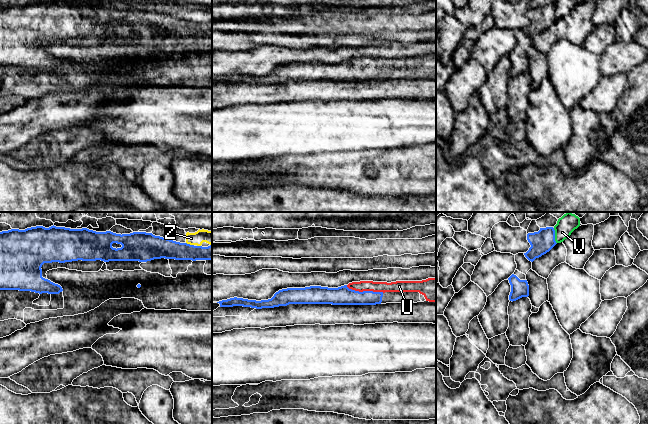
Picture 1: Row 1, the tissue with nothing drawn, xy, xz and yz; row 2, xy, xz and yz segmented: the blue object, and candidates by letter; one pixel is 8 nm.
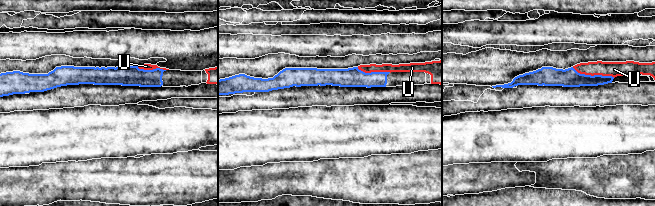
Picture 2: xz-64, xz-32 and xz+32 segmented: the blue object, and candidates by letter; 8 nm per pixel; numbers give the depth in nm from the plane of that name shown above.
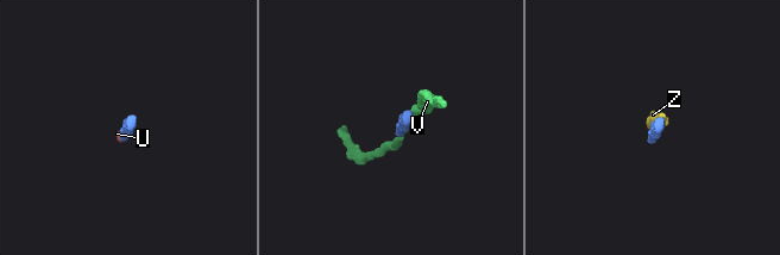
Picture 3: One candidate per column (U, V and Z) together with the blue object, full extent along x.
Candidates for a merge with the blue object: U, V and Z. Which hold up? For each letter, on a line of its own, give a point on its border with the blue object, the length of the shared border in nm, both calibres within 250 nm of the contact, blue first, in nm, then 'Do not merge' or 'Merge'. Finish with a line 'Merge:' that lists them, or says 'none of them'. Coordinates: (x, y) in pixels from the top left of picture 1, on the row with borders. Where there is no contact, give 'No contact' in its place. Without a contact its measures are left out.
U: Touches blue at xz (365, 291). Shared border 300 nm. Thickness 150 nm (blue) against 90 nm. Merge
V: Touches blue at yz (554, 236). Shared border 130 nm. Thickness 180 nm (blue) against 150 nm. Do not merge
Z: Touches blue at xy (189, 244). Shared border 70 nm. Thickness 180 nm (blue) against 110 nm. Do not merge
Merge: U

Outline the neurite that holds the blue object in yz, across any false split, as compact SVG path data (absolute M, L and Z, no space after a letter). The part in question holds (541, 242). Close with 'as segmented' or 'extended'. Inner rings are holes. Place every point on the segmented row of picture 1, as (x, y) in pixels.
M553 227L540 228L538 232L528 233L527 240L531 247L524 255L531 262L549 252L557 244Z; as segmented

